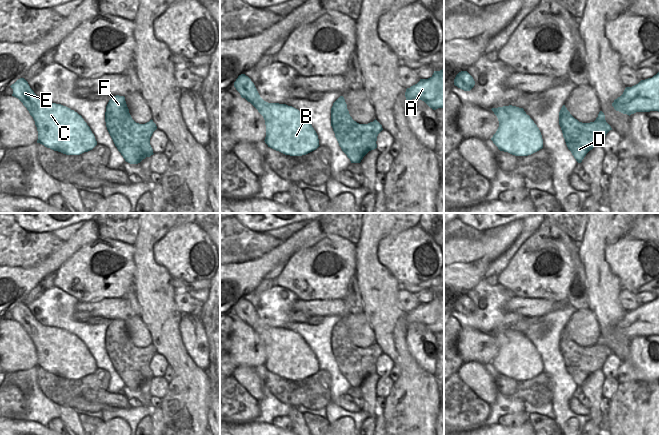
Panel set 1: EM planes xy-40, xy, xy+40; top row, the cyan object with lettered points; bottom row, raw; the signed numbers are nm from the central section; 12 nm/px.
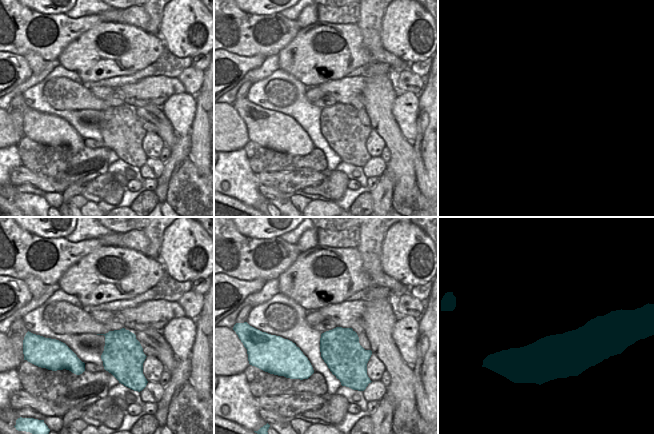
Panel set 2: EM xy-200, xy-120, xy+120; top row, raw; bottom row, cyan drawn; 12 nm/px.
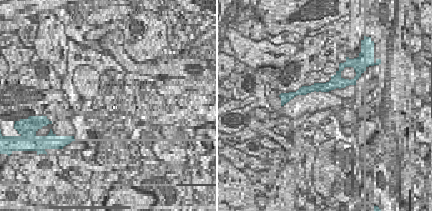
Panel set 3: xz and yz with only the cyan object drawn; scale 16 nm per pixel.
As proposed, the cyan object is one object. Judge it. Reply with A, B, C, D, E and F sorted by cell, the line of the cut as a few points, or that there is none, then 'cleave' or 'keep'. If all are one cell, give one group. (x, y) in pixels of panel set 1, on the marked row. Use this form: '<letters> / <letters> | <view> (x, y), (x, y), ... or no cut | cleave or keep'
A B C E / D F | xy+40 (594, 121), (600, 124), (607, 124), (610, 129) | cleave

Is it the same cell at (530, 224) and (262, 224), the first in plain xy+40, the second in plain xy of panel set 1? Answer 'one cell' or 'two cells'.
two cells

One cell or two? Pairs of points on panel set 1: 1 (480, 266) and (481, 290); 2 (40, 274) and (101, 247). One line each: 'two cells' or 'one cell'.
1: two cells
2: two cells

